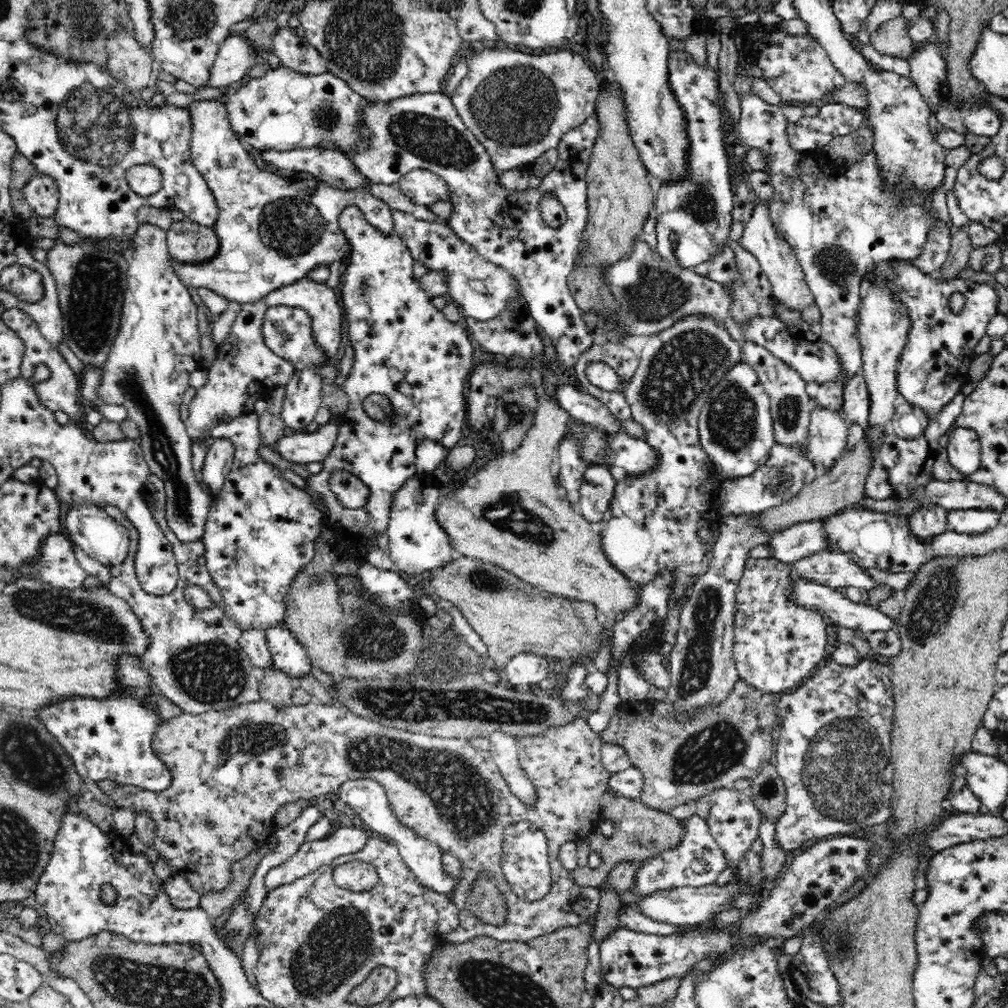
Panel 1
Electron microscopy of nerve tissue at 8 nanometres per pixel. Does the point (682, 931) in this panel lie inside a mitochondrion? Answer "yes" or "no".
no

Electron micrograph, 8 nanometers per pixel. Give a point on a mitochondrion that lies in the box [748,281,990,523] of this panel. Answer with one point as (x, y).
(789, 407)

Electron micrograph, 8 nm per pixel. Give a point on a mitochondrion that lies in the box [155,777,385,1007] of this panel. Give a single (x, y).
(343, 940)

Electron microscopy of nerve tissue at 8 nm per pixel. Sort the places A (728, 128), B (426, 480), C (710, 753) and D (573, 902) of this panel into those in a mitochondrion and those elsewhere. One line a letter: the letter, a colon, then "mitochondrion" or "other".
A: other
B: other
C: mitochondrion
D: other

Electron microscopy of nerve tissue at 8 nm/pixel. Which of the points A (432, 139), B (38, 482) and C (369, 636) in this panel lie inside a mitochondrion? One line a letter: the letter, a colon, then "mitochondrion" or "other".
A: mitochondrion
B: other
C: mitochondrion

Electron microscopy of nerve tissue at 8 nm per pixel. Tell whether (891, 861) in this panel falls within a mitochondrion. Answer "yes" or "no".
no

